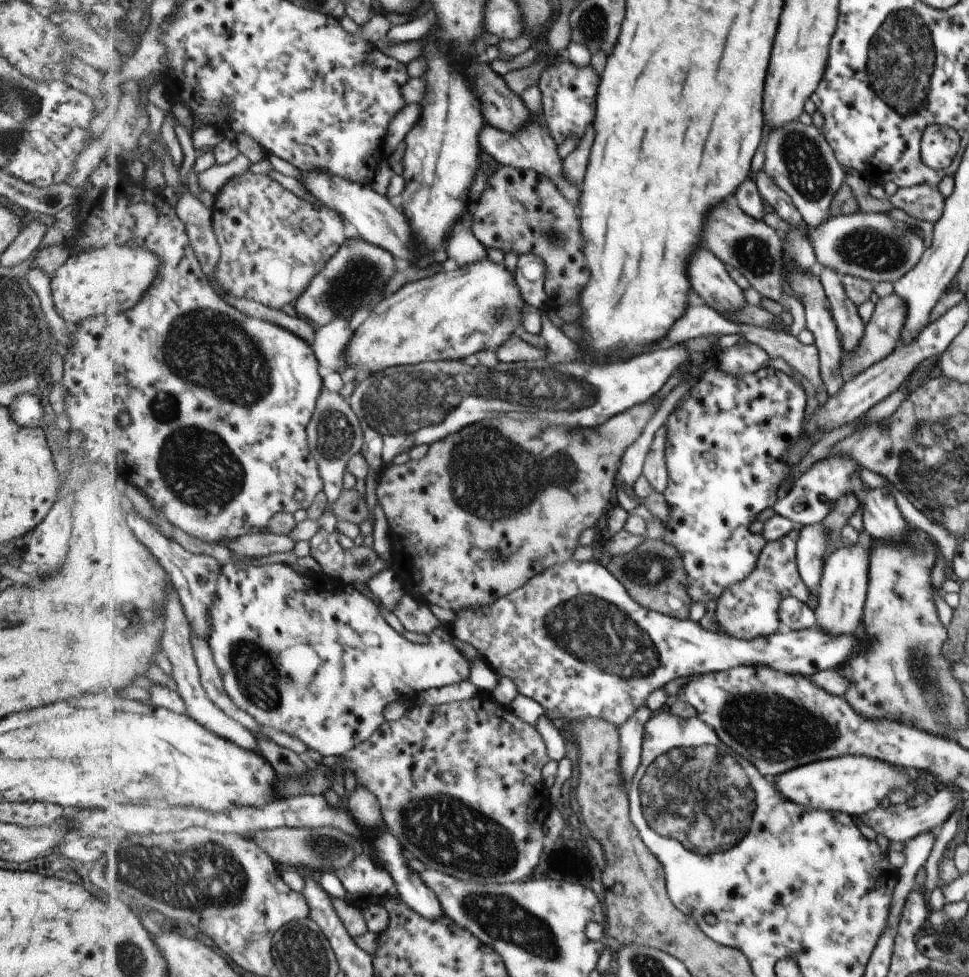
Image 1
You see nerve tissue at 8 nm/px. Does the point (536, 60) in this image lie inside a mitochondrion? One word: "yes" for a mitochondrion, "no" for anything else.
no

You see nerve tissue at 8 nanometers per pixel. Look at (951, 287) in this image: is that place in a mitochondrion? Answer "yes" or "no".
no

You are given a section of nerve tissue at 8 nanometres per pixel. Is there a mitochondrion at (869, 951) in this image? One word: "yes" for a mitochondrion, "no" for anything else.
no

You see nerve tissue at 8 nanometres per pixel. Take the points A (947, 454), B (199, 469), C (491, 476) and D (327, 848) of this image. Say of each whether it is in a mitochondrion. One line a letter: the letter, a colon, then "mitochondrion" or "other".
A: mitochondrion
B: mitochondrion
C: mitochondrion
D: mitochondrion

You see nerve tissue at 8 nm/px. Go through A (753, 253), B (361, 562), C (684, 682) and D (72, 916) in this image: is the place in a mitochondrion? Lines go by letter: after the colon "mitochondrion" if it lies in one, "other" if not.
A: mitochondrion
B: mitochondrion
C: other
D: other

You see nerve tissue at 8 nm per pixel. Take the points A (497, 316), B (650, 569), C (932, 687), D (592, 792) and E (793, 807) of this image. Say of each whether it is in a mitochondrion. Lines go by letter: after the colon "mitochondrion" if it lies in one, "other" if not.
A: mitochondrion
B: mitochondrion
C: mitochondrion
D: mitochondrion
E: other

